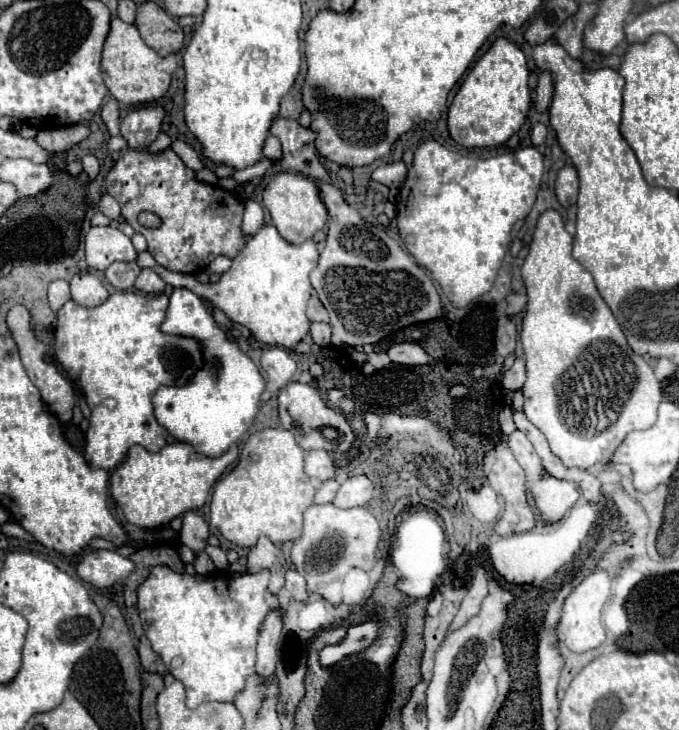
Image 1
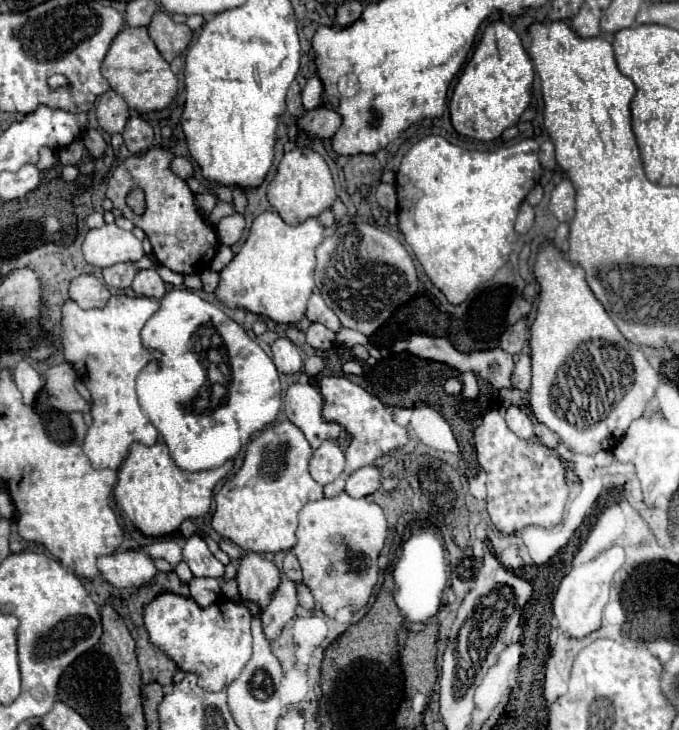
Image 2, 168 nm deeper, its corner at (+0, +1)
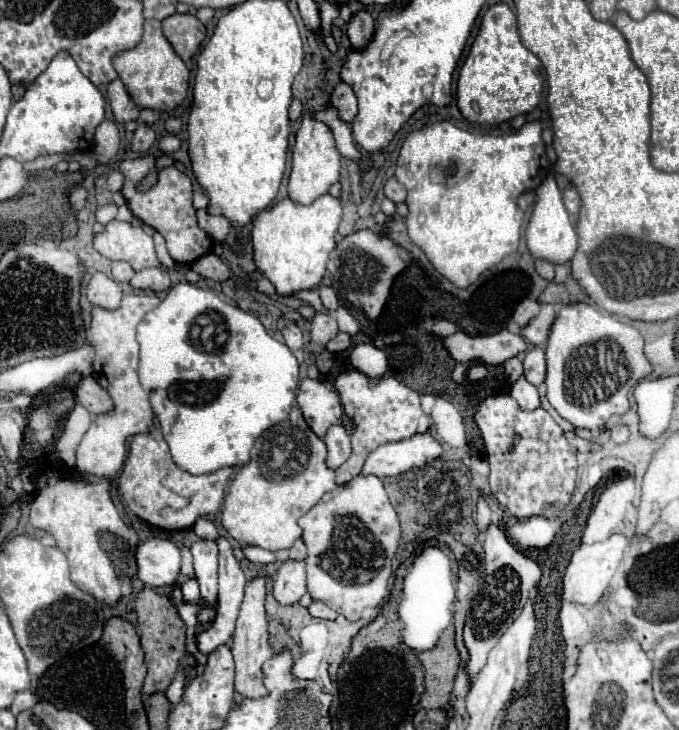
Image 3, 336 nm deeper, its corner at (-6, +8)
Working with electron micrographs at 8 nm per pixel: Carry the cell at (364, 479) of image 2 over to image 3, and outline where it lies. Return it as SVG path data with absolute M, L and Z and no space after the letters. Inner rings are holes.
M418 433L398 443L386 443L372 451L360 475L392 477L406 473L412 467L422 467L442 455L440 443L430 433Z

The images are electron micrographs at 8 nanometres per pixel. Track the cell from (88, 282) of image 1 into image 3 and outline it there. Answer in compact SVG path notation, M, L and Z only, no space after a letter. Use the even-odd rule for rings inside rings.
M94 273L86 285L86 297L92 305L104 309L116 309L122 299L120 285L104 273Z

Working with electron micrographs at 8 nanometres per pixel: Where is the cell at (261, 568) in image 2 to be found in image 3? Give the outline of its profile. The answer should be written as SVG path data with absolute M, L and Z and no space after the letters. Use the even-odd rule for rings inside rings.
M258 575L252 577L246 585L246 595L240 605L240 613L236 619L236 631L232 639L232 655L236 663L236 691L244 699L262 699L268 695L268 689L264 687L264 673L262 665L264 661L272 659L276 651L270 645L270 633L268 633L268 619L266 619L266 577Z

